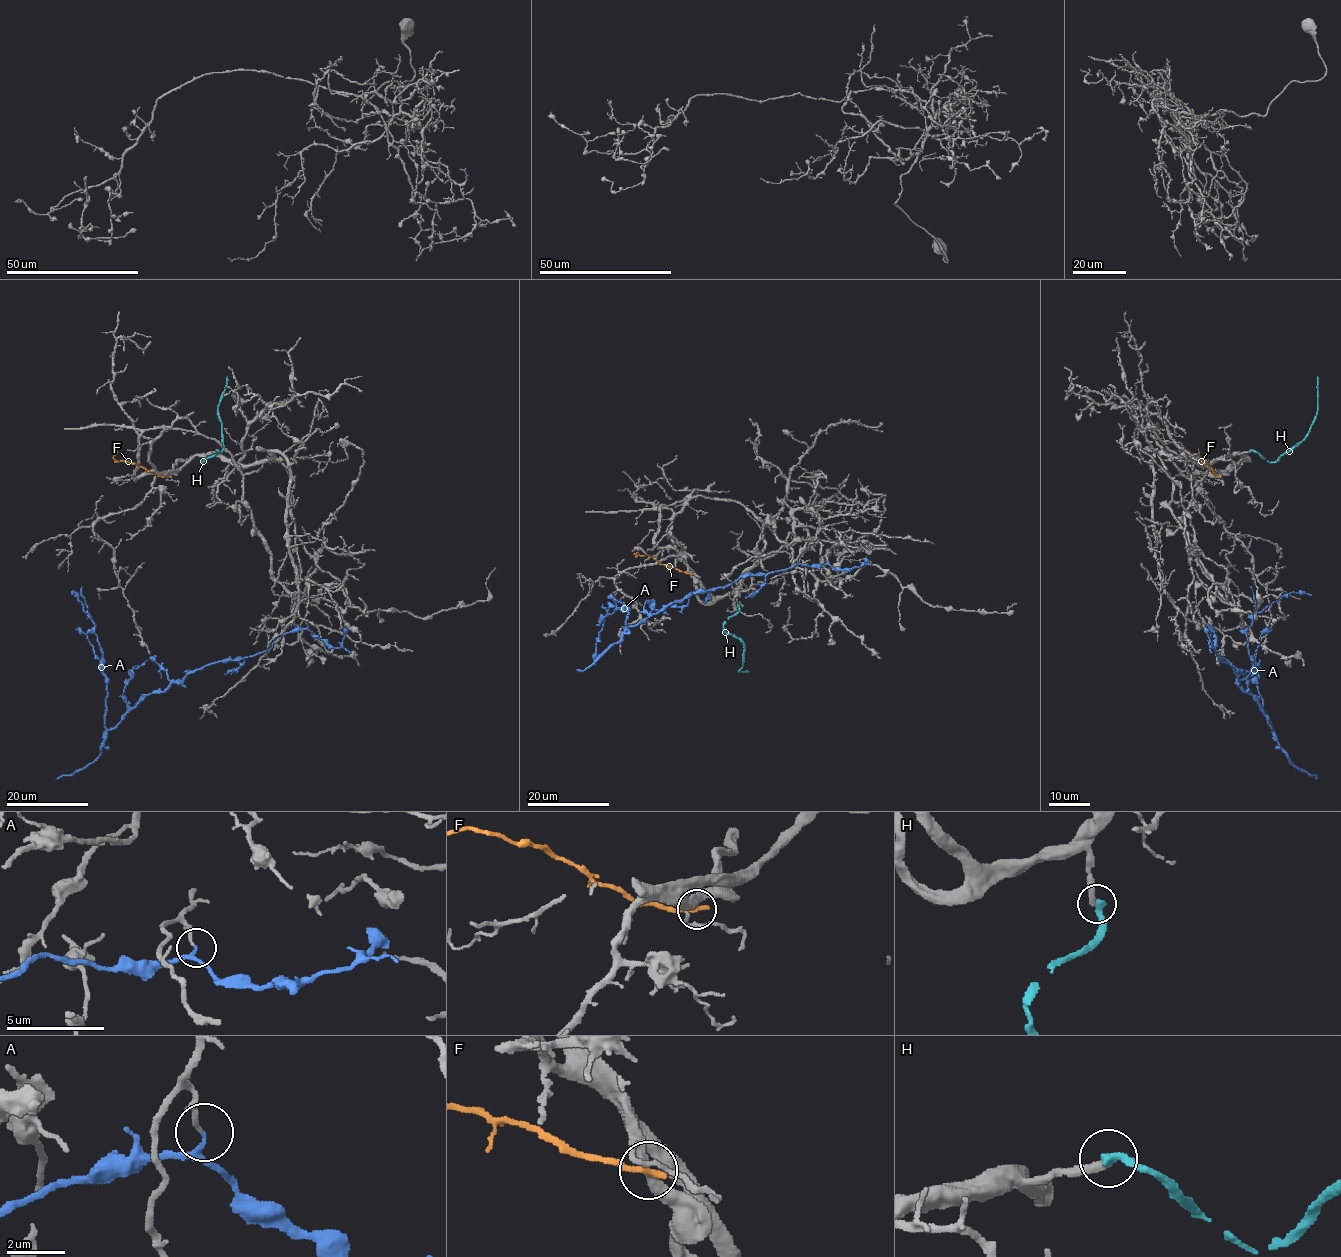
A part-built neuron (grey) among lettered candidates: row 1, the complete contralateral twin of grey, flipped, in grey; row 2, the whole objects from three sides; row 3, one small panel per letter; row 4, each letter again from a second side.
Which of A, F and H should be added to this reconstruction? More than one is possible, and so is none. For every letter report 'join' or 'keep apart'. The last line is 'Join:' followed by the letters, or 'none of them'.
A: keep apart
F: keep apart
H: keep apart
Join: none of them

